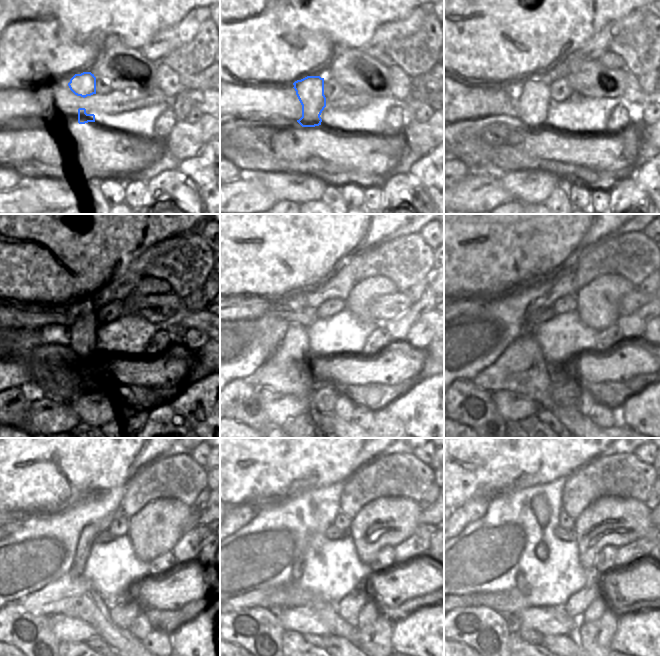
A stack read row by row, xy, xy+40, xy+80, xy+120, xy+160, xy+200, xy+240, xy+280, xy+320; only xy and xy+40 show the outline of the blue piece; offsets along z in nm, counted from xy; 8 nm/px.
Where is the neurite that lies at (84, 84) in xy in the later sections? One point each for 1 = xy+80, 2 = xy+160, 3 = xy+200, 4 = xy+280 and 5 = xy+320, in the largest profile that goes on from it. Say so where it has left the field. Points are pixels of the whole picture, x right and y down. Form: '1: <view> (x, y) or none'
1: xy+80 (534, 101)
2: xy+160 (295, 351)
3: xy+200 (518, 357)
4: xy+280 (259, 598)
5: xy+320 (493, 600)

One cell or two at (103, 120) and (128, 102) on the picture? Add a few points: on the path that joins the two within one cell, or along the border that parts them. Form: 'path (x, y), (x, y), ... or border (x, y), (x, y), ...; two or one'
border (135, 109), (116, 113), (97, 113), (95, 115); two

